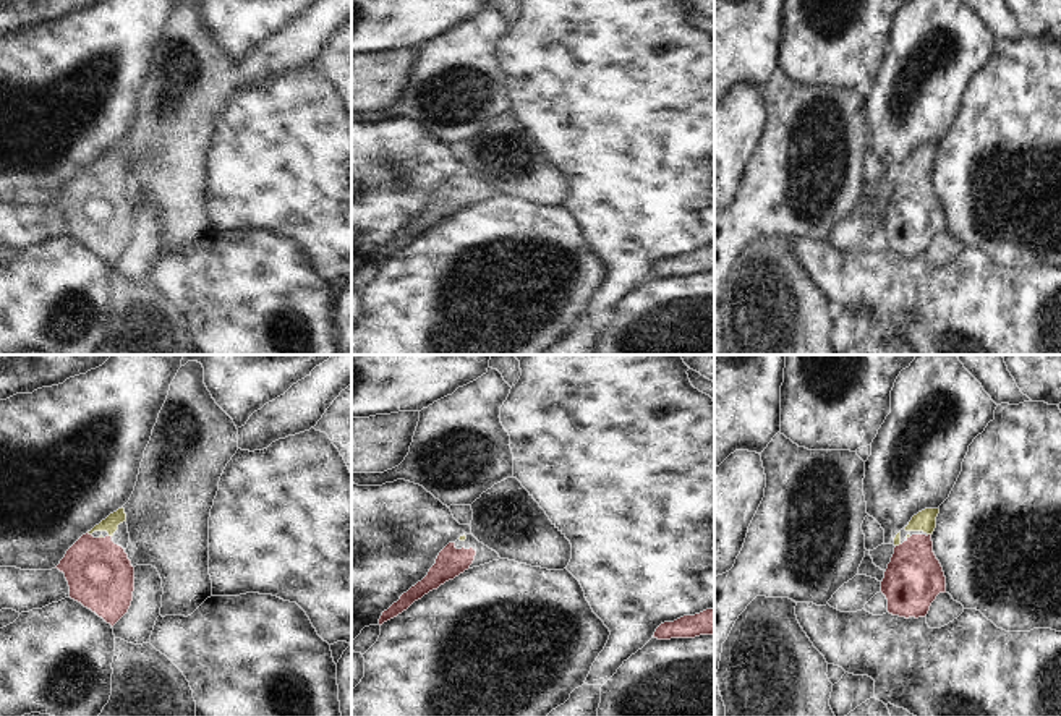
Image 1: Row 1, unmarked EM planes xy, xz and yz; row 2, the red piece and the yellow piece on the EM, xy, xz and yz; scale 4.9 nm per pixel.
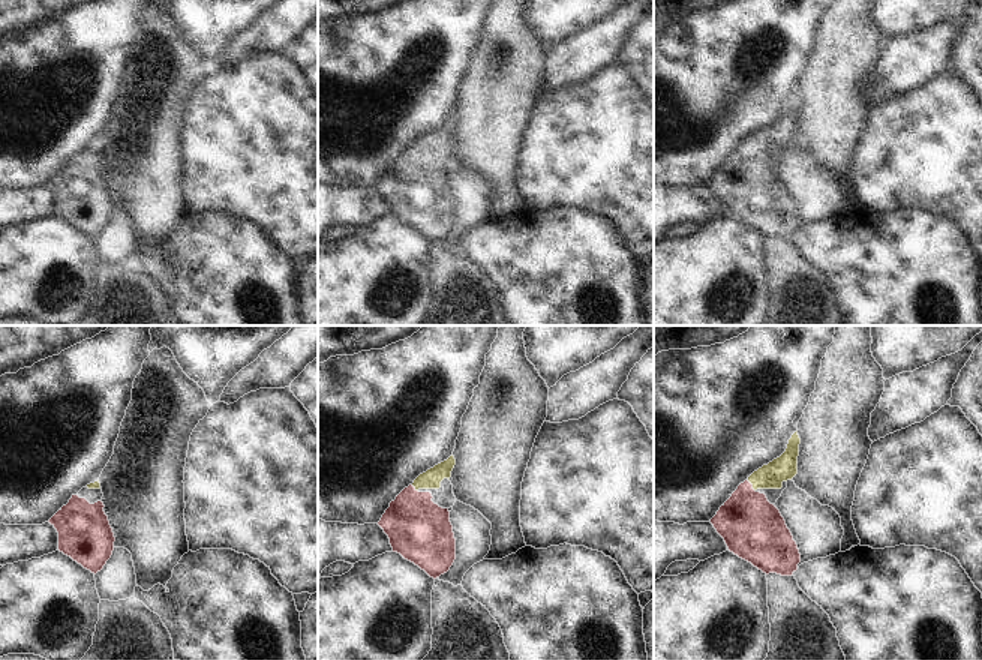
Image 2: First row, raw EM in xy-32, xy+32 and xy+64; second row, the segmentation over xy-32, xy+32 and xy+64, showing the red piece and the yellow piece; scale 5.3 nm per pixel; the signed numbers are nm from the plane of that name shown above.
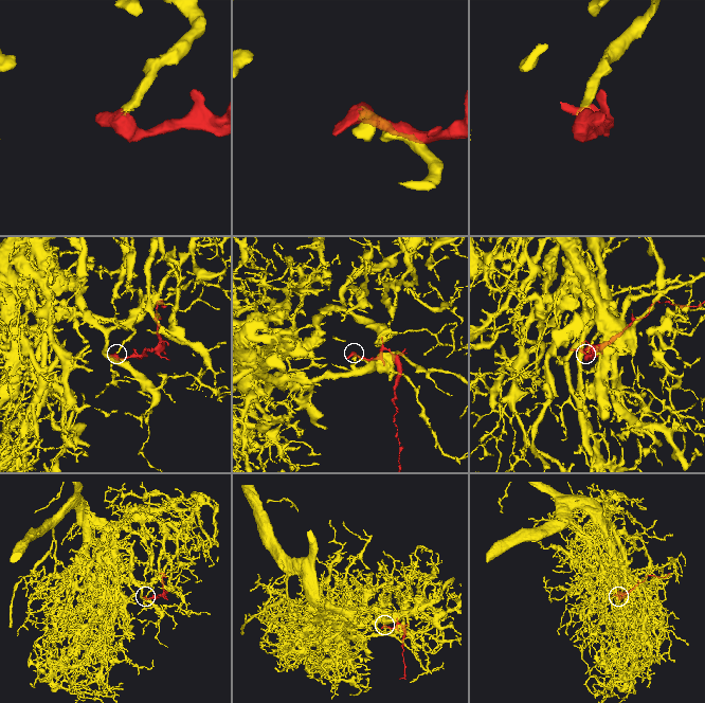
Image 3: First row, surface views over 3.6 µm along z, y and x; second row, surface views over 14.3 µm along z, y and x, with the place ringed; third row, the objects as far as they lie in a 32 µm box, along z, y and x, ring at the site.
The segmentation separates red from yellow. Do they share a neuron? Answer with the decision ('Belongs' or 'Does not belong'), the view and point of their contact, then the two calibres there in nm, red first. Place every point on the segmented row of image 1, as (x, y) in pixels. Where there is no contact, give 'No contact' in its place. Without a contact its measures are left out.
Belongs. Touches red at xy (88, 533). Thickness 320 nm (red) against 80 nm.

